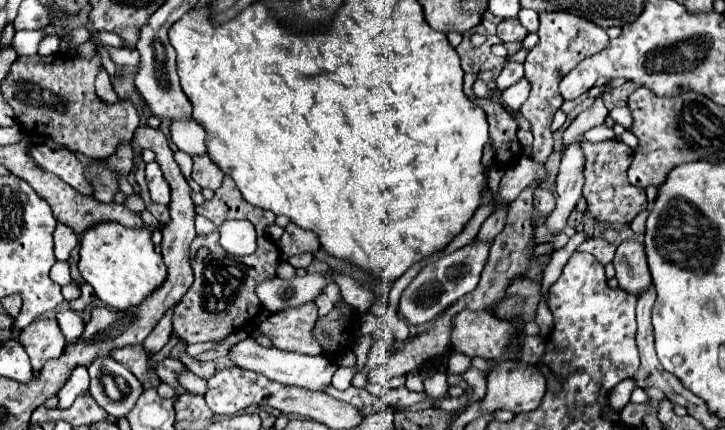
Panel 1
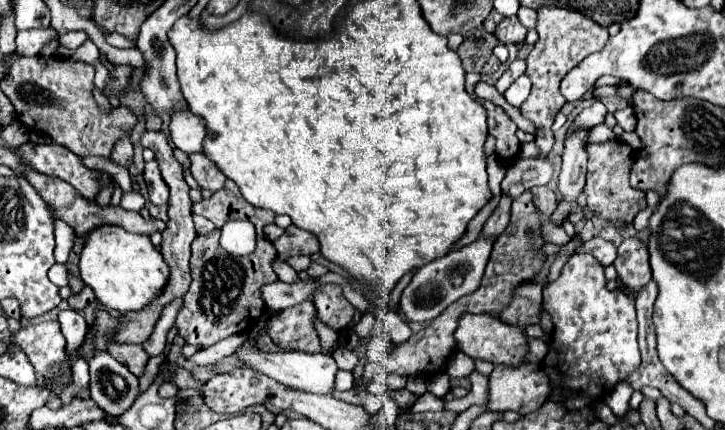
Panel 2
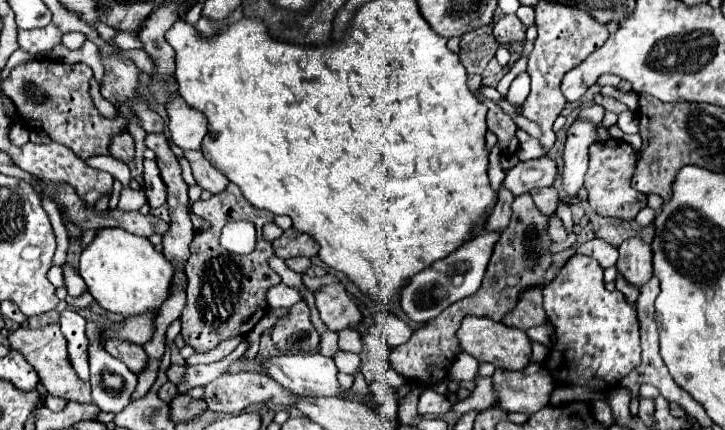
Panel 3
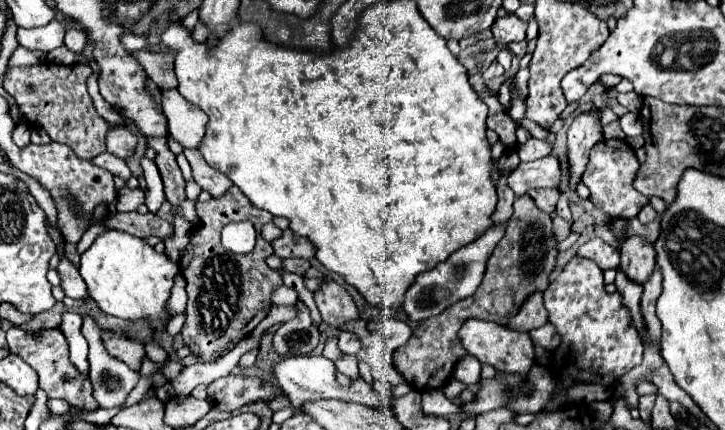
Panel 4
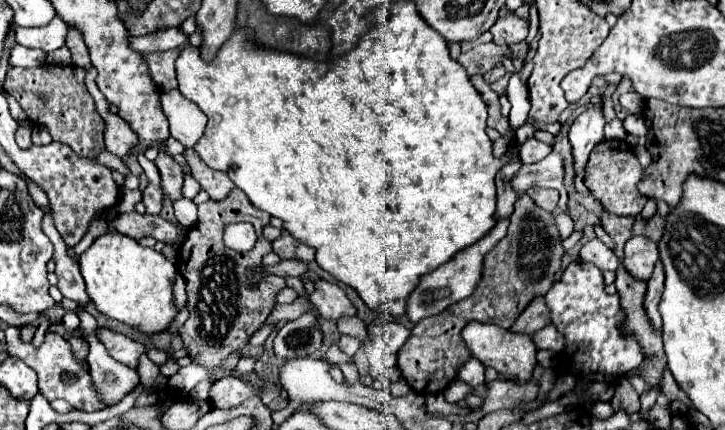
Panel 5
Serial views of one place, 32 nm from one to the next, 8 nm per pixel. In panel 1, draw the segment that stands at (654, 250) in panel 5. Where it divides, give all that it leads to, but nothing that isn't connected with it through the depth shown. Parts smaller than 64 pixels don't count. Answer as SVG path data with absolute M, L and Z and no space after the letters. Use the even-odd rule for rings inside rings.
M626 240L618 246L618 256L614 260L614 266L619 287L634 296L644 292L644 288L648 288L648 284L652 282L644 244L636 240Z

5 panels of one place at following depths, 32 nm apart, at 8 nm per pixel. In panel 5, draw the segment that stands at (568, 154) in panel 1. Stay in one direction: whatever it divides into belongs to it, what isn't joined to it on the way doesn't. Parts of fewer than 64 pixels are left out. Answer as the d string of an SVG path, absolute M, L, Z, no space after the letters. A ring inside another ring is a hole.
M592 104L588 110L576 116L568 136L574 150L578 174L584 170L592 148L604 140L604 126L606 126L606 120L602 114L602 104Z

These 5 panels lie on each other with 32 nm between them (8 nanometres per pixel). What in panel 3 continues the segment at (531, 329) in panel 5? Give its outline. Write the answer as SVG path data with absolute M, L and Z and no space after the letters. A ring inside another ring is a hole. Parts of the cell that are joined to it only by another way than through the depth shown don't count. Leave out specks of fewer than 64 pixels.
M532 288L524 292L516 308L508 312L508 318L504 318L506 326L518 328L518 330L542 326L544 322L546 322L546 310L542 308L542 288Z

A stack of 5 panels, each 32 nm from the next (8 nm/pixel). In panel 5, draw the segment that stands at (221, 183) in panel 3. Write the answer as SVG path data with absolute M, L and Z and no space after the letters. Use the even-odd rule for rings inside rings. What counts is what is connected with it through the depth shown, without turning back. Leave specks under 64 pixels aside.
M186 150L184 156L186 156L188 164L190 164L192 176L210 194L210 200L224 200L232 192L234 184L232 184L232 180L228 180L228 176L224 176L222 172L216 172L212 168L208 168L192 150Z

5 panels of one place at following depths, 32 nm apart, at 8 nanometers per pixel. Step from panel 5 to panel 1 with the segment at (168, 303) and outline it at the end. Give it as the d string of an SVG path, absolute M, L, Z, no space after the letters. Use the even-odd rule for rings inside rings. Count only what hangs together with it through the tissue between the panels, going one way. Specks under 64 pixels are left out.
M144 210L142 220L150 228L128 230L122 224L98 224L82 236L78 262L80 274L94 288L96 296L114 310L128 310L140 306L154 290L158 290L164 284L168 276L168 268L162 256L154 250L150 238L152 228L156 226L156 218L148 210Z

